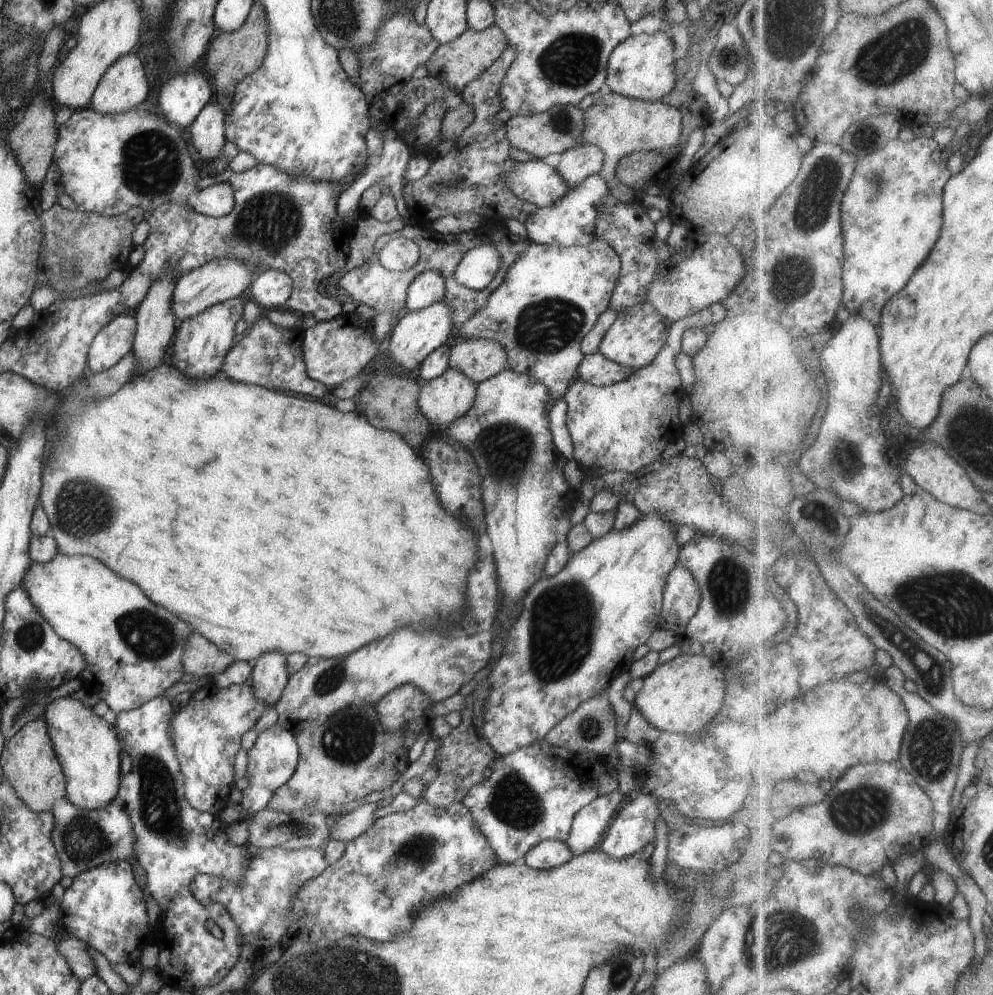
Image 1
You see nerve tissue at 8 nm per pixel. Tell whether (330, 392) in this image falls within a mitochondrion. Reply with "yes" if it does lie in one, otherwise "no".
no

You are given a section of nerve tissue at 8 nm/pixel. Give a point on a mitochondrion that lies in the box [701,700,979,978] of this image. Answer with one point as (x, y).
(783, 937)

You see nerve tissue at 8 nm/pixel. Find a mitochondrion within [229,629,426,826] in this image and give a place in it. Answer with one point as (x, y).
(348, 740)

